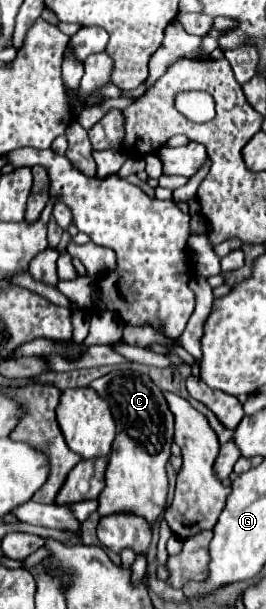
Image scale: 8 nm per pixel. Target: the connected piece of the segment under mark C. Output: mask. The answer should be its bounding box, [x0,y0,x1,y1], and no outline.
[89,369,173,525]

